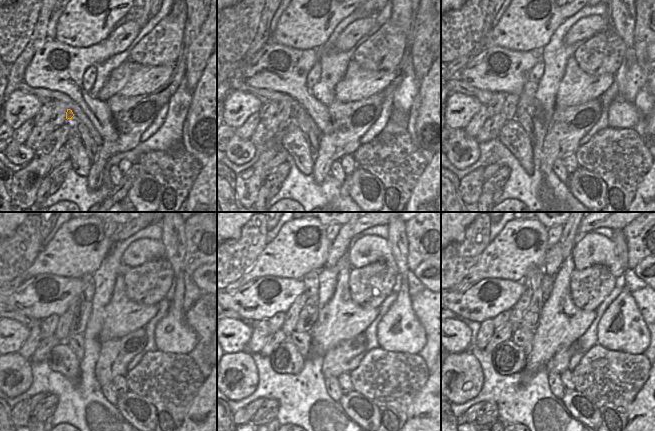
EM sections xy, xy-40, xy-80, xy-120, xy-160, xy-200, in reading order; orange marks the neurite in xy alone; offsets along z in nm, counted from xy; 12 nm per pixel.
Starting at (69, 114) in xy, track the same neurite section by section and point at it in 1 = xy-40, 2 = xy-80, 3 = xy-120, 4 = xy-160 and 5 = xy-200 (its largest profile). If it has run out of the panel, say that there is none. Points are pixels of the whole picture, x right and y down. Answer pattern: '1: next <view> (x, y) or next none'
1: next xy-40 (297, 110)
2: next xy-80 (526, 103)
3: next xy-120 (83, 311)
4: next xy-160 (309, 313)
5: next xy-200 (530, 320)

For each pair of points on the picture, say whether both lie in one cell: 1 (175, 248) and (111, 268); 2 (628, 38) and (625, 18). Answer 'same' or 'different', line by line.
1: different
2: same

